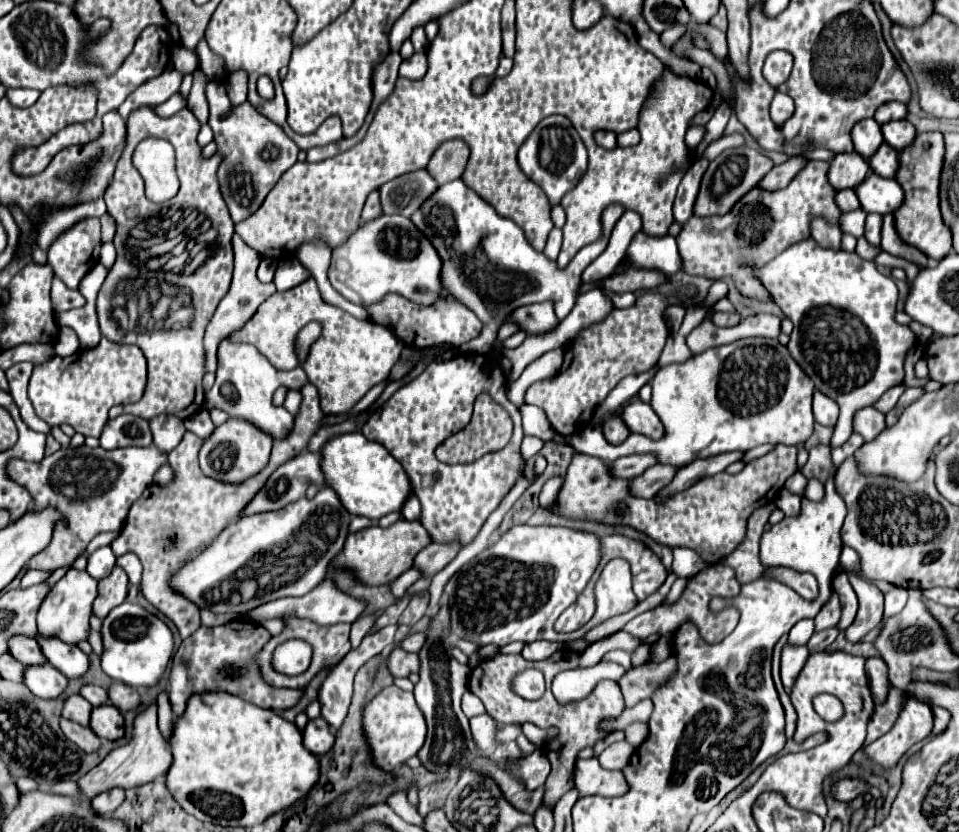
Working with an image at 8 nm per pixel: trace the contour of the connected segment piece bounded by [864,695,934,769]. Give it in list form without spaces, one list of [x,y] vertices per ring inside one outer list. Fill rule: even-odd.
[[[908,695],[894,727],[884,737],[876,739],[874,745],[864,747],[864,755],[876,765],[892,769],[914,743],[930,735],[932,719],[932,707]]]

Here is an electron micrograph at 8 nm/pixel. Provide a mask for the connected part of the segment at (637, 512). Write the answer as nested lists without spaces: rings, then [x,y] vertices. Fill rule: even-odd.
[[[776,445],[764,457],[750,461],[738,475],[720,473],[704,477],[662,505],[654,499],[636,499],[628,495],[628,481],[608,477],[608,465],[600,459],[576,455],[558,495],[558,511],[572,519],[584,517],[612,525],[632,525],[662,545],[694,549],[708,565],[716,565],[746,539],[748,517],[754,513],[758,503],[768,493],[776,493],[786,477],[796,471],[796,455],[798,447]]]

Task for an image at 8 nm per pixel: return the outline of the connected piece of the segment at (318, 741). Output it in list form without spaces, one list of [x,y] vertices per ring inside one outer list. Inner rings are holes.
[[[320,717],[320,719],[312,719],[306,725],[306,733],[304,735],[304,745],[310,753],[314,755],[326,755],[328,751],[332,751],[334,743],[336,743],[336,735],[330,731],[330,725]]]

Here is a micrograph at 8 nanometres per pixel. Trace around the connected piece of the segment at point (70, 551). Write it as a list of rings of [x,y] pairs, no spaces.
[[[82,445],[60,449],[38,463],[10,461],[6,471],[12,479],[16,479],[30,491],[32,511],[54,507],[64,515],[64,519],[56,521],[52,541],[48,543],[48,547],[34,555],[26,567],[40,571],[72,567],[76,557],[84,553],[86,545],[94,535],[102,531],[120,531],[126,521],[128,509],[152,483],[156,469],[164,463],[166,455],[162,455],[154,445],[150,445],[150,449],[126,447],[112,451],[106,451],[102,447],[90,449]]]

